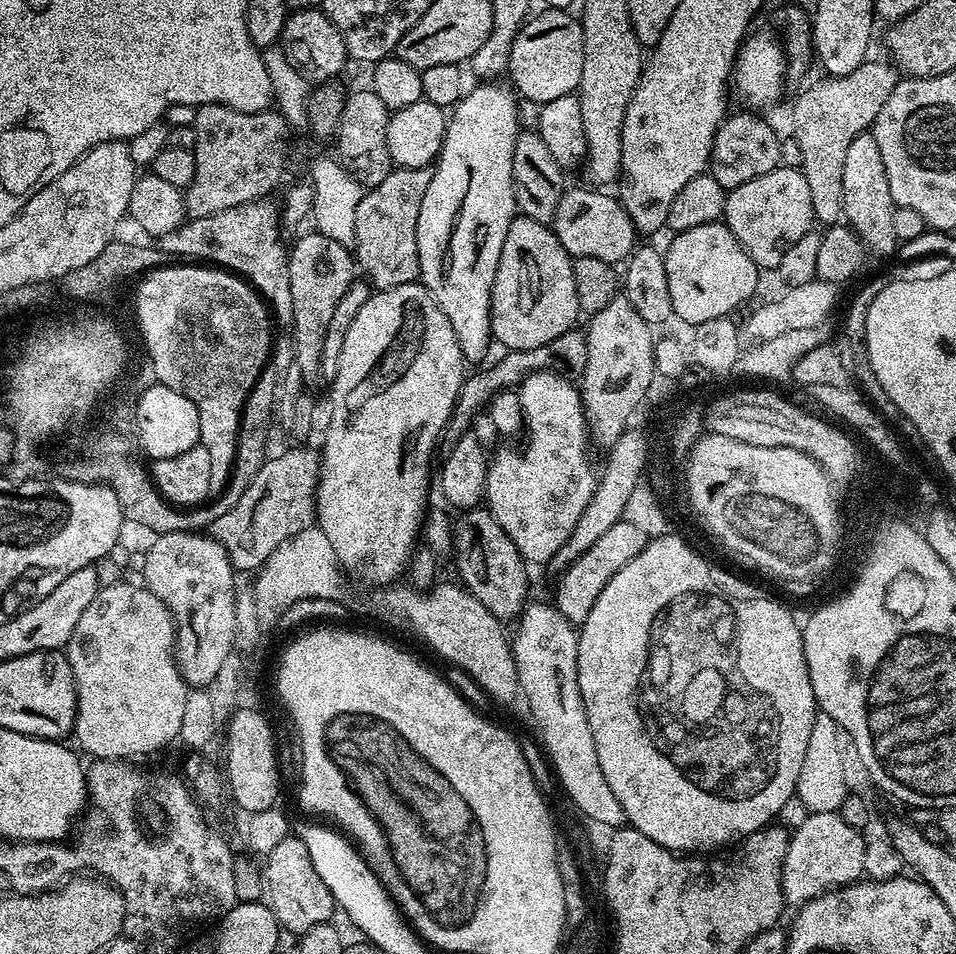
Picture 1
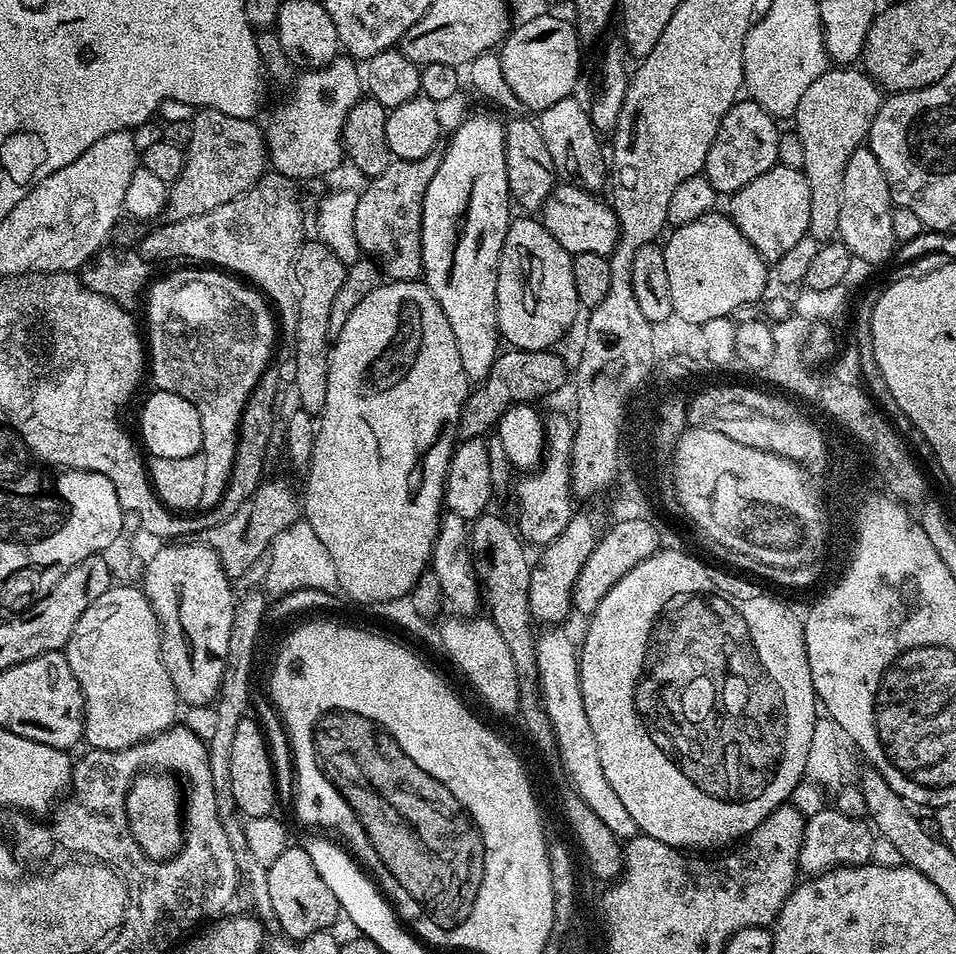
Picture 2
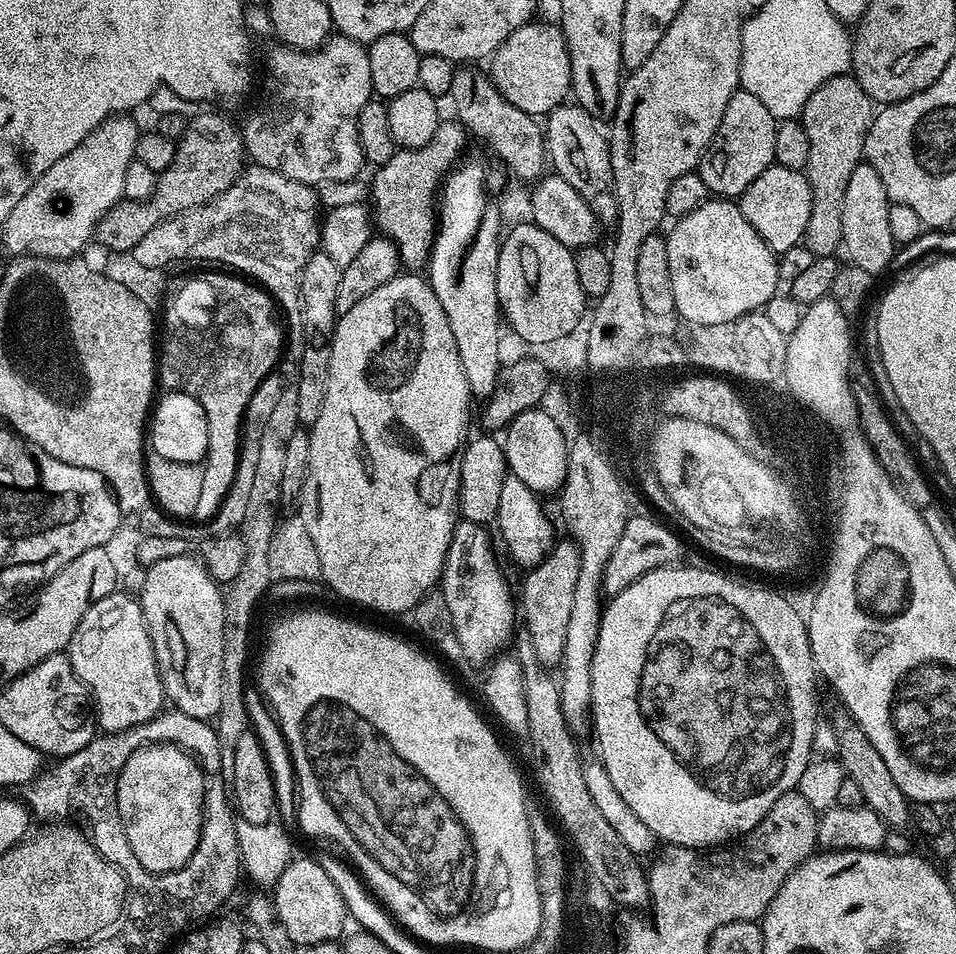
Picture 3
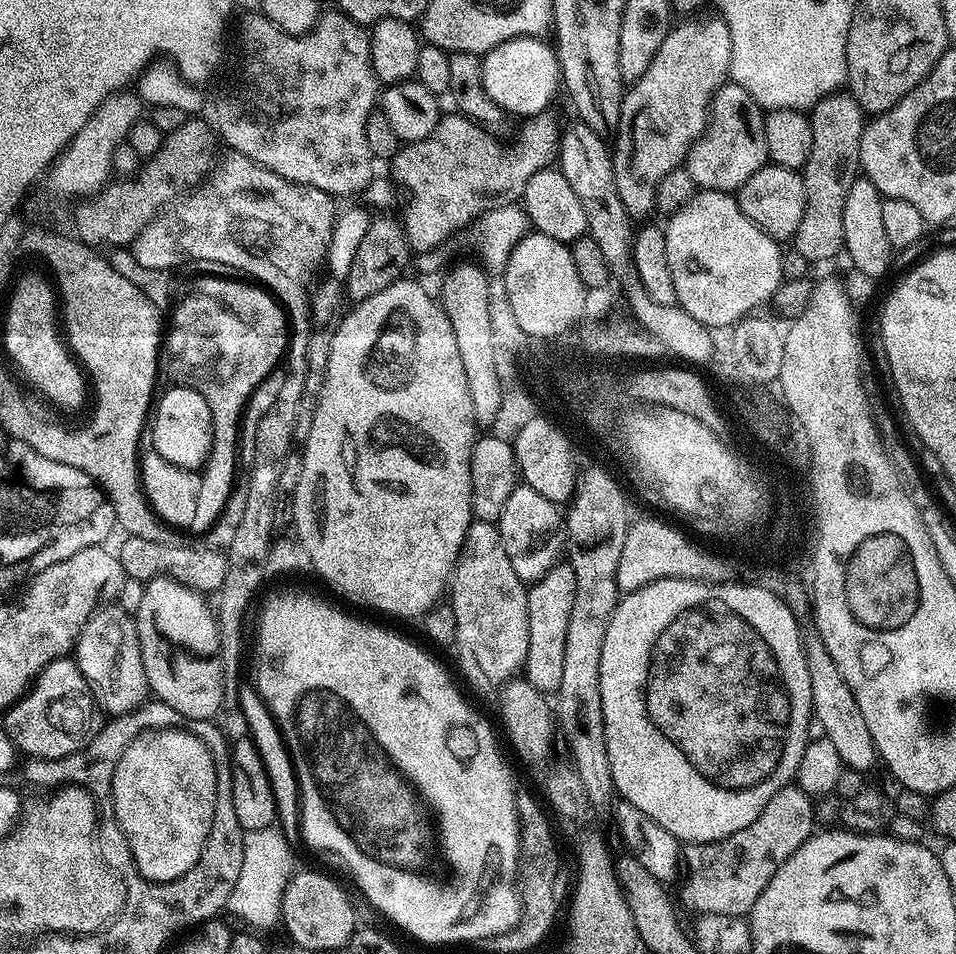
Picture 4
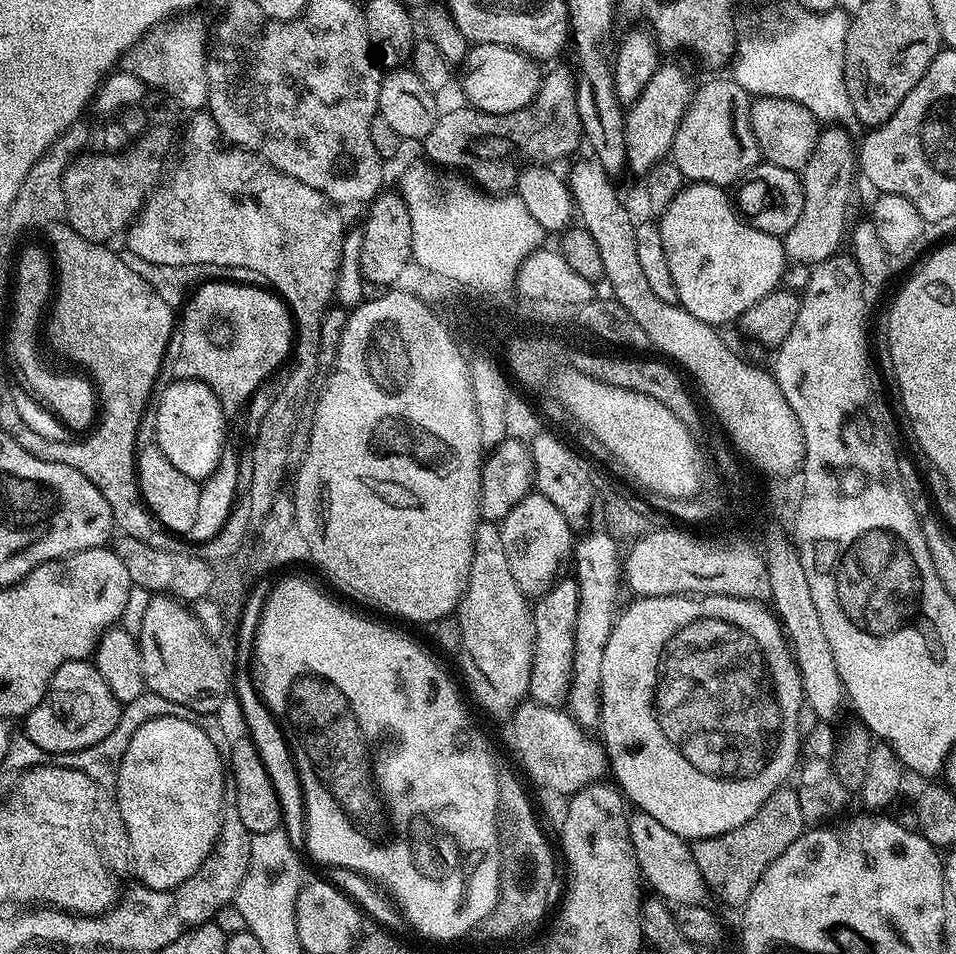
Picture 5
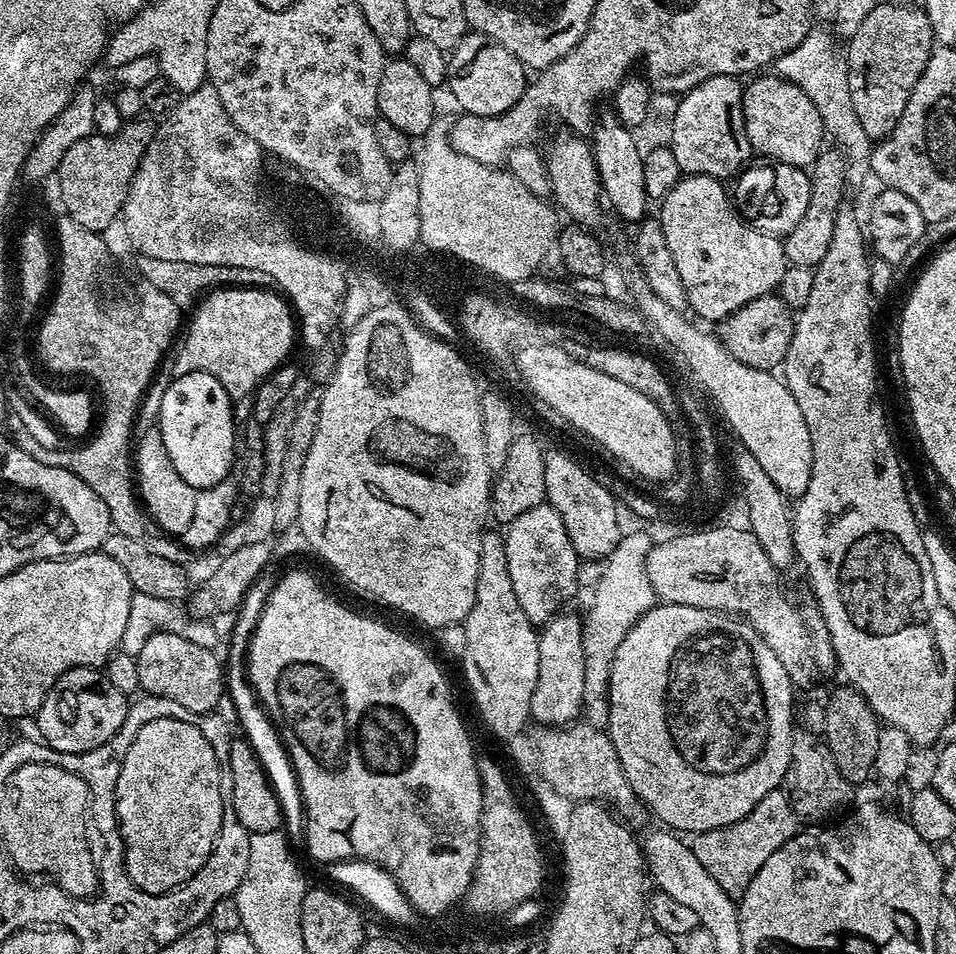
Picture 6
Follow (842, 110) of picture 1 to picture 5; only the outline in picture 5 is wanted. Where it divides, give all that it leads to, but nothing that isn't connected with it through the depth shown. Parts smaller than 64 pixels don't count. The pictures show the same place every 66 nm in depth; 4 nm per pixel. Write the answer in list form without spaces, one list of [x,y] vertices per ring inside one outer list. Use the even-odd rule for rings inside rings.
[[[828,126],[823,129],[814,146],[814,154],[810,154],[810,162],[802,170],[802,183],[804,185],[804,201],[802,214],[798,214],[798,222],[790,226],[790,230],[782,237],[784,255],[791,263],[815,266],[841,251],[840,243],[846,240],[846,225],[848,220],[848,199],[852,196],[852,174],[857,173],[858,148],[852,144],[853,133],[841,126]]]

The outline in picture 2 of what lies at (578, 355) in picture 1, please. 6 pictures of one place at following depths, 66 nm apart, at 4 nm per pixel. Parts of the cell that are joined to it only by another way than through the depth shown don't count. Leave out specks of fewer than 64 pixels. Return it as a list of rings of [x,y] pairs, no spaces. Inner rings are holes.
[[[556,350],[542,352],[501,351],[496,357],[494,366],[490,366],[486,378],[479,381],[464,400],[458,425],[459,439],[475,440],[487,437],[510,406],[527,404],[535,401],[534,398],[539,392],[552,392],[555,388],[562,387],[564,379],[567,376],[569,379],[570,368],[569,365],[568,368],[564,365],[564,360],[558,353],[559,351]]]

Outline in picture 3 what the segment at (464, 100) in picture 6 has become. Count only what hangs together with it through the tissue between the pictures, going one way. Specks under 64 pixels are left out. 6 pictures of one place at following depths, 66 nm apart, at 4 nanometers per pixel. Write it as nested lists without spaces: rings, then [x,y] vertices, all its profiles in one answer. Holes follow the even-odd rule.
[[[529,22],[510,38],[491,57],[490,80],[518,110],[537,118],[547,117],[559,104],[569,99],[572,90],[570,78],[570,54],[564,41],[564,34],[555,23],[536,24]]]

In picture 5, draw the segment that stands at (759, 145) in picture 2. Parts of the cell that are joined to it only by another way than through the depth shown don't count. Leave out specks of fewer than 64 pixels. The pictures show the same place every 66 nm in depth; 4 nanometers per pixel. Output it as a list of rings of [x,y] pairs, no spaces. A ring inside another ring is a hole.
[[[708,80],[701,88],[699,85],[695,89],[692,101],[688,103],[688,112],[674,134],[670,159],[678,166],[685,181],[693,184],[717,184],[722,189],[727,189],[728,184],[739,185],[740,181],[761,163],[760,147],[752,129],[752,100],[736,80]]]

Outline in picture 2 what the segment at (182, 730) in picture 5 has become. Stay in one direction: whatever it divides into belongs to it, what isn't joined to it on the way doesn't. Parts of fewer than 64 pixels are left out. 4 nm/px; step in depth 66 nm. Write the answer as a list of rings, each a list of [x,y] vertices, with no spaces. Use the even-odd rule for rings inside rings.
[[[160,770],[141,771],[125,794],[130,834],[152,860],[168,860],[181,850],[184,842],[182,788],[180,792],[172,776],[175,775],[165,774]]]

